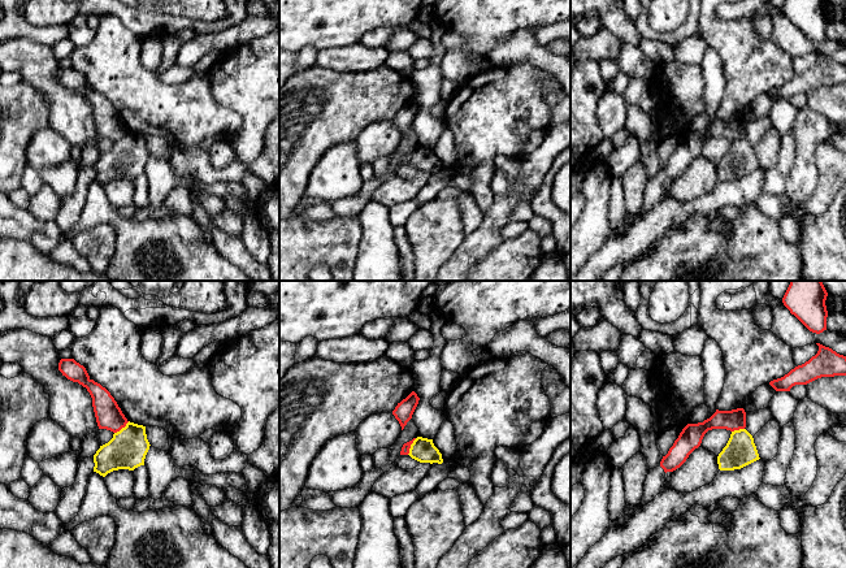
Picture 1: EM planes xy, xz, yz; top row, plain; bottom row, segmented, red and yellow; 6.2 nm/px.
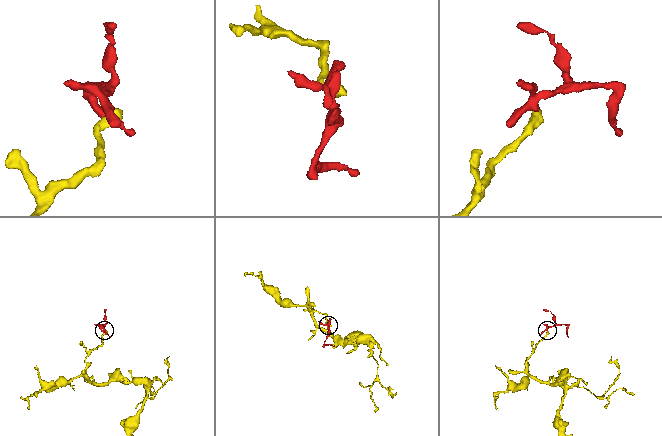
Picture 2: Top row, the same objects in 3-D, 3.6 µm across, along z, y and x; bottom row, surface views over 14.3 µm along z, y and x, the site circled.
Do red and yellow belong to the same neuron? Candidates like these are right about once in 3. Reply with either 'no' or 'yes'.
no

